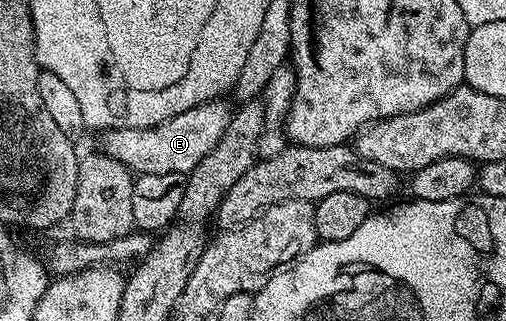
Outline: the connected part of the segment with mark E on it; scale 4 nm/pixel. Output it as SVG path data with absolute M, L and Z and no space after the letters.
M222 98L210 99L208 103L202 103L193 109L176 111L173 117L160 119L159 123L152 127L138 127L137 129L129 129L126 127L125 129L108 131L102 136L102 154L121 161L121 165L125 165L132 173L138 173L139 175L177 173L178 175L186 177L186 175L198 165L201 161L201 157L205 157L215 148L217 141L221 141L221 137L229 125L233 111L232 108L227 108L223 102L224 100Z

